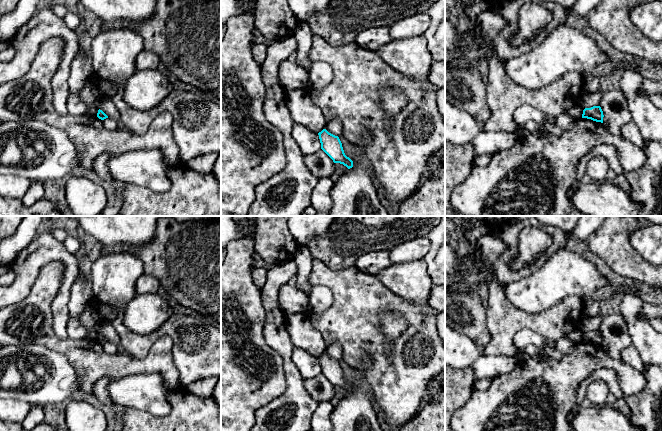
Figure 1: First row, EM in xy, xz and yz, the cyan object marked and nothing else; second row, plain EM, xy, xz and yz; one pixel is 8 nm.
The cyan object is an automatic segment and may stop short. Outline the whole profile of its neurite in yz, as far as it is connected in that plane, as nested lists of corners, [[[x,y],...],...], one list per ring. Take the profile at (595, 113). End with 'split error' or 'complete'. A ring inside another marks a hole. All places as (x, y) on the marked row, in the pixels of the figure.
[[[593,106],[583,110],[582,118],[591,119],[596,122],[603,123],[603,111],[600,106]]]; complete

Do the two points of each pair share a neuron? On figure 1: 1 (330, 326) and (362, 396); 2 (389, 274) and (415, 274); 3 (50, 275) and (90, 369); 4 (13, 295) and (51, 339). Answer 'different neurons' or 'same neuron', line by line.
1: different neurons
2: same neuron
3: same neuron
4: different neurons

